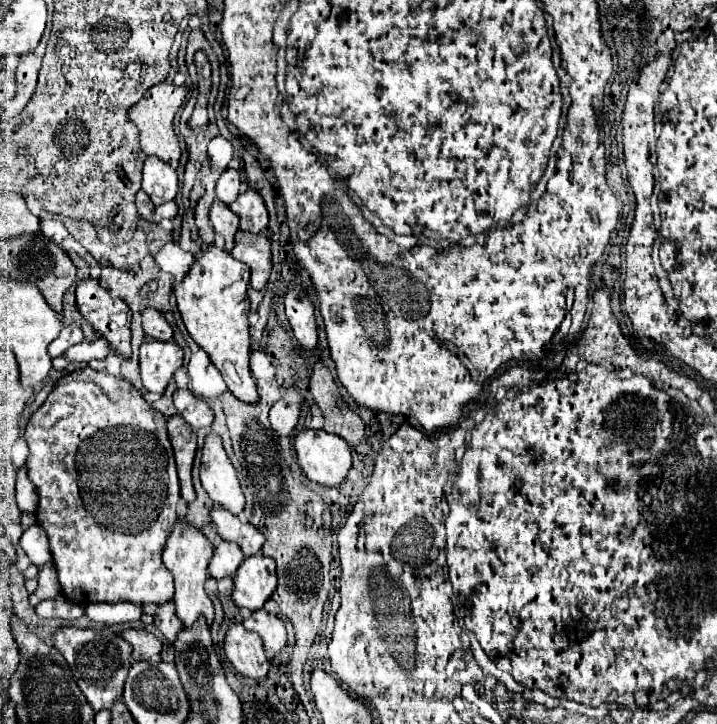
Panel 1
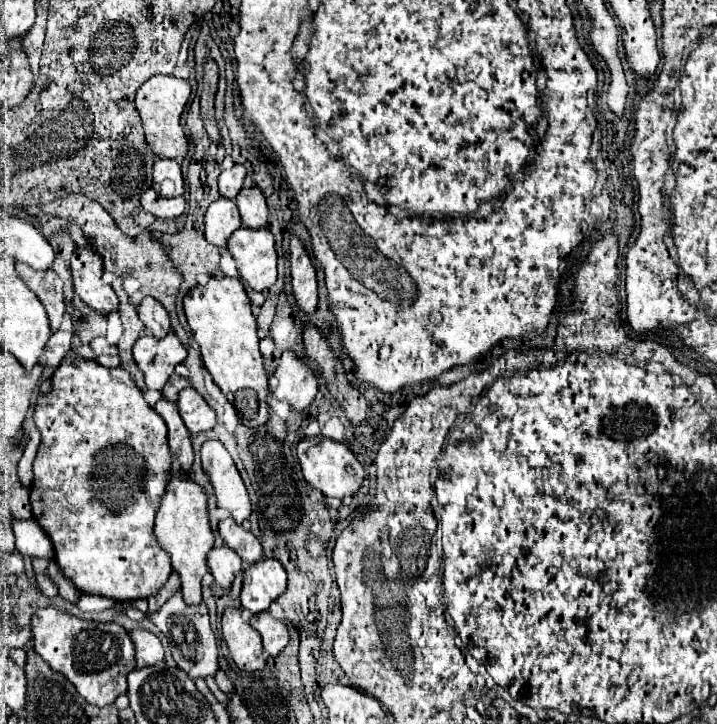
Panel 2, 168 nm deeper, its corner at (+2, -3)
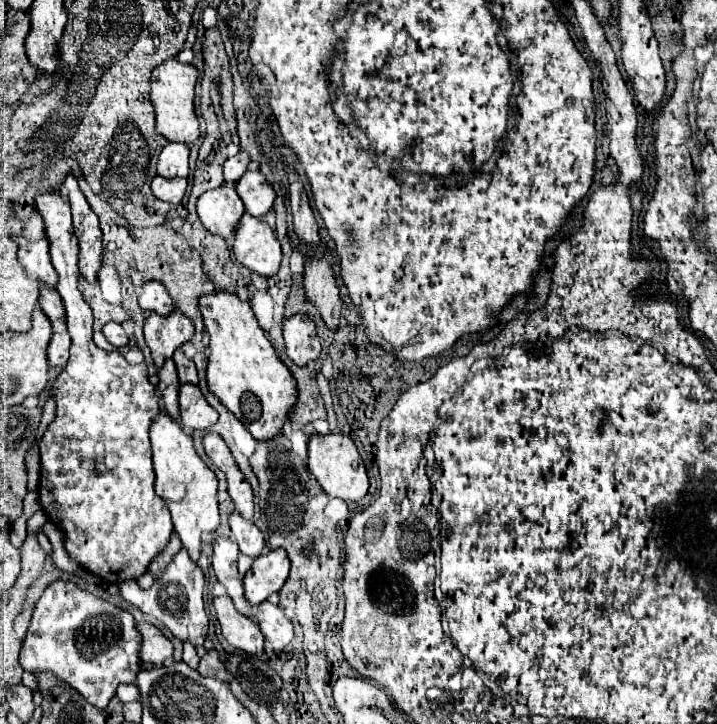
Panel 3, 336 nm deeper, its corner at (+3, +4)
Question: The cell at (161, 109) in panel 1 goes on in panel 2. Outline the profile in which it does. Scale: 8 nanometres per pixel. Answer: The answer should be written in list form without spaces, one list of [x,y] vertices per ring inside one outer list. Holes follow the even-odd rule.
[[[152,76],[136,92],[136,108],[142,118],[146,144],[158,158],[184,158],[188,152],[188,142],[180,126],[180,116],[190,98],[190,82],[174,76]]]

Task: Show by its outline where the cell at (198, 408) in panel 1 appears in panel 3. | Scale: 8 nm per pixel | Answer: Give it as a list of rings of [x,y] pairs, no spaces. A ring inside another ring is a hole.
[[[185,383],[179,389],[179,405],[181,415],[179,423],[185,431],[197,431],[197,429],[209,429],[217,423],[217,411],[205,401],[203,393],[197,385]]]

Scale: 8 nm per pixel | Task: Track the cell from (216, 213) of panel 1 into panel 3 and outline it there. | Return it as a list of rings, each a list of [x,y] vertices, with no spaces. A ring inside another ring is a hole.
[[[217,187],[205,191],[197,201],[197,213],[201,223],[215,235],[225,239],[233,237],[241,221],[245,207],[233,187]]]

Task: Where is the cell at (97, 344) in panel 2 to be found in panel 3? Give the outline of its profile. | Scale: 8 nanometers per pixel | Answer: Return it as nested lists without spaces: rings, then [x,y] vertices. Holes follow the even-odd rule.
[[[107,323],[105,327],[103,327],[103,335],[107,337],[107,341],[109,343],[113,343],[115,347],[123,347],[123,345],[127,345],[129,343],[129,339],[127,339],[127,335],[125,335],[125,331],[123,331],[123,327],[119,325],[119,323]]]

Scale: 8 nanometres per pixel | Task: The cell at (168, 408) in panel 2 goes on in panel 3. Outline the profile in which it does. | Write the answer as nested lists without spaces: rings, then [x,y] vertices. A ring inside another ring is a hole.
[[[165,359],[165,363],[159,369],[159,389],[161,389],[161,401],[165,405],[165,411],[177,419],[179,413],[179,379],[177,379],[177,371],[175,371],[175,363],[173,359]]]

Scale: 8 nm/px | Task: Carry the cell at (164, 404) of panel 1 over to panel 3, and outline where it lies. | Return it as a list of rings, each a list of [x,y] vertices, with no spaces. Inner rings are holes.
[[[177,349],[177,351],[173,353],[173,359],[175,359],[175,365],[177,365],[179,381],[181,381],[181,383],[197,383],[195,363],[193,363],[191,359],[187,359],[181,349]]]

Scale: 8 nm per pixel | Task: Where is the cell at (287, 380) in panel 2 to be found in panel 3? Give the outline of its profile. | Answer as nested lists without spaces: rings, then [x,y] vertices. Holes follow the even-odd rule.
[[[295,313],[283,323],[283,337],[289,359],[303,367],[309,361],[317,361],[321,355],[321,339],[317,337],[315,323],[303,313]]]

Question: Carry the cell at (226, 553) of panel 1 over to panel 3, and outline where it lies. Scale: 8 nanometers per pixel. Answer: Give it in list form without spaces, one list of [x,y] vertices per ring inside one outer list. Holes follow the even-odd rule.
[[[217,537],[213,543],[213,571],[217,581],[227,589],[229,597],[233,599],[235,607],[239,613],[245,617],[251,617],[251,605],[245,599],[245,589],[243,589],[243,579],[237,573],[237,543],[225,537]]]

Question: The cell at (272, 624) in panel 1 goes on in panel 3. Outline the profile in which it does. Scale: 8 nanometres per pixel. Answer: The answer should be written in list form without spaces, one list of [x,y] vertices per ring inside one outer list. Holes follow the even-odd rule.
[[[263,601],[257,607],[257,623],[265,639],[271,641],[275,651],[283,651],[293,639],[293,623],[285,617],[285,613],[277,605],[269,601]]]

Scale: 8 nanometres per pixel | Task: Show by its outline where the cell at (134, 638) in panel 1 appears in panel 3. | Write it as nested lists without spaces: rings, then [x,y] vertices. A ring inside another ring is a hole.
[[[139,623],[139,633],[143,635],[143,647],[141,647],[141,661],[143,663],[155,663],[163,665],[167,659],[173,657],[173,643],[151,623]]]

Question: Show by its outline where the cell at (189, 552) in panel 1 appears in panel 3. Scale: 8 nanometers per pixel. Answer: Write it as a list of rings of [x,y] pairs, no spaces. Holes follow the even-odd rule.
[[[159,411],[159,415],[153,419],[149,437],[153,449],[153,467],[155,467],[155,493],[165,499],[173,515],[175,531],[183,541],[183,547],[189,551],[189,557],[197,561],[201,549],[201,533],[213,531],[219,525],[217,477],[205,465],[205,461],[195,453],[191,435],[185,433],[181,425],[167,411]]]

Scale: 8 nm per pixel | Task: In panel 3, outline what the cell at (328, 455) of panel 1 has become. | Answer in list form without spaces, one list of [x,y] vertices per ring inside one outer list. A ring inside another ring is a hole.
[[[341,433],[331,435],[313,435],[309,439],[309,471],[315,475],[317,483],[329,497],[339,497],[343,501],[361,501],[369,489],[369,477],[365,463],[351,437]]]

